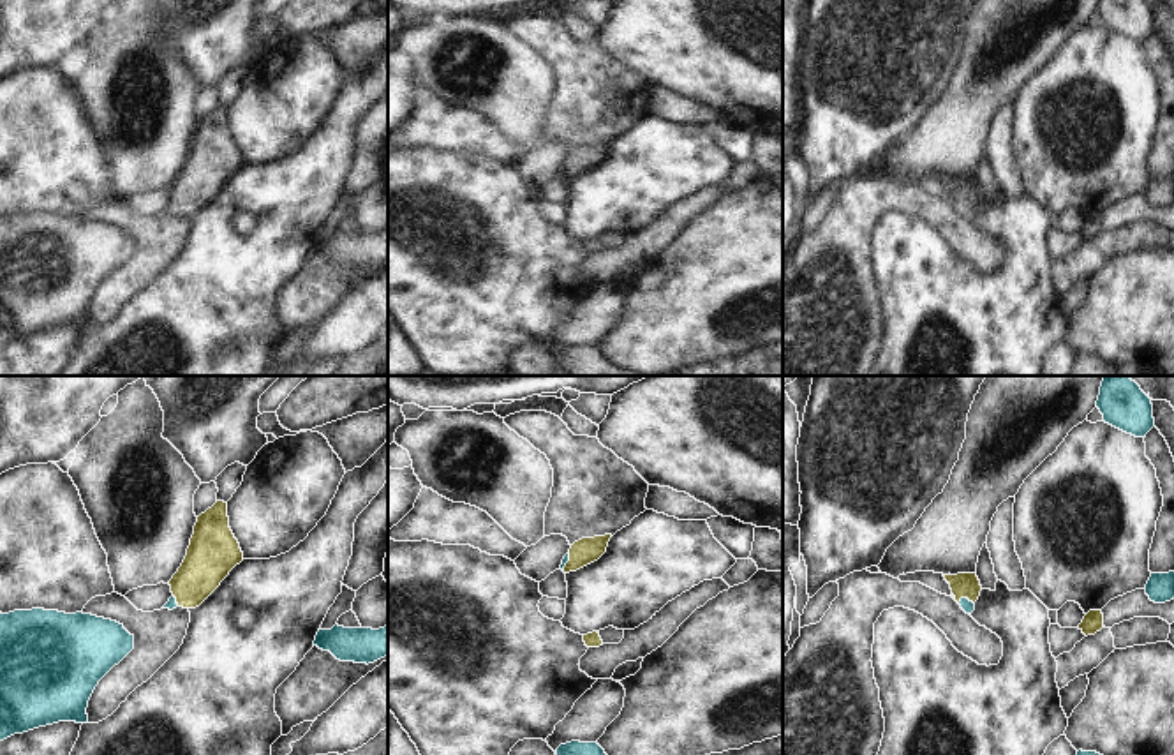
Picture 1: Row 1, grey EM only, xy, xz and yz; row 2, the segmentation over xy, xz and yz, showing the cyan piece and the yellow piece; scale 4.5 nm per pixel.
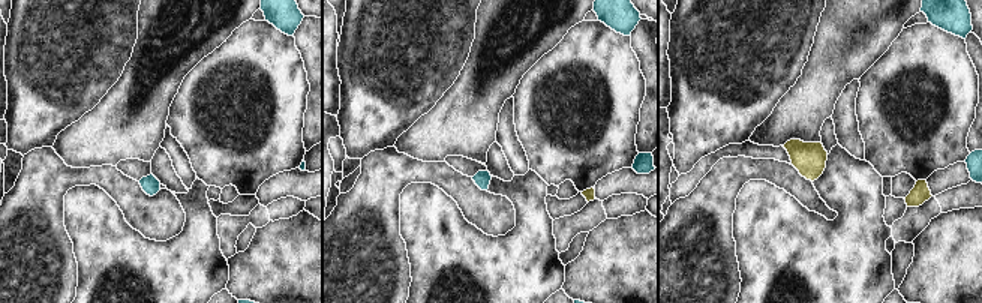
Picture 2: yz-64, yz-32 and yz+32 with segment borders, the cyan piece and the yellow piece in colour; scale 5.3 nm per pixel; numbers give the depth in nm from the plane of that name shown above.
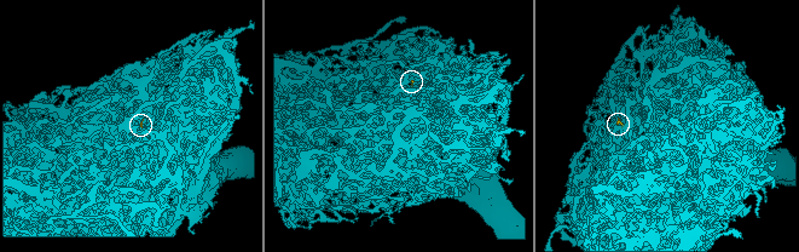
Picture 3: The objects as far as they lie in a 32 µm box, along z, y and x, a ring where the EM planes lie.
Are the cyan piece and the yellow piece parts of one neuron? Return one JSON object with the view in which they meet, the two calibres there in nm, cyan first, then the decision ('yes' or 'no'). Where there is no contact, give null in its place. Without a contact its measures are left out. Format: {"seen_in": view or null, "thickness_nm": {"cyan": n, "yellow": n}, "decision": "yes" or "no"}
{"seen_in": "xz", "thickness_nm": {"cyan": 30, "yellow": 120}, "decision": "yes"}

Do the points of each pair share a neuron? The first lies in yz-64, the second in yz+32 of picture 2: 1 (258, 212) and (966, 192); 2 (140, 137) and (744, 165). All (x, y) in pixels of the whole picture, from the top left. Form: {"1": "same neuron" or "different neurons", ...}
{"1": "same neuron", "2": "different neurons"}

